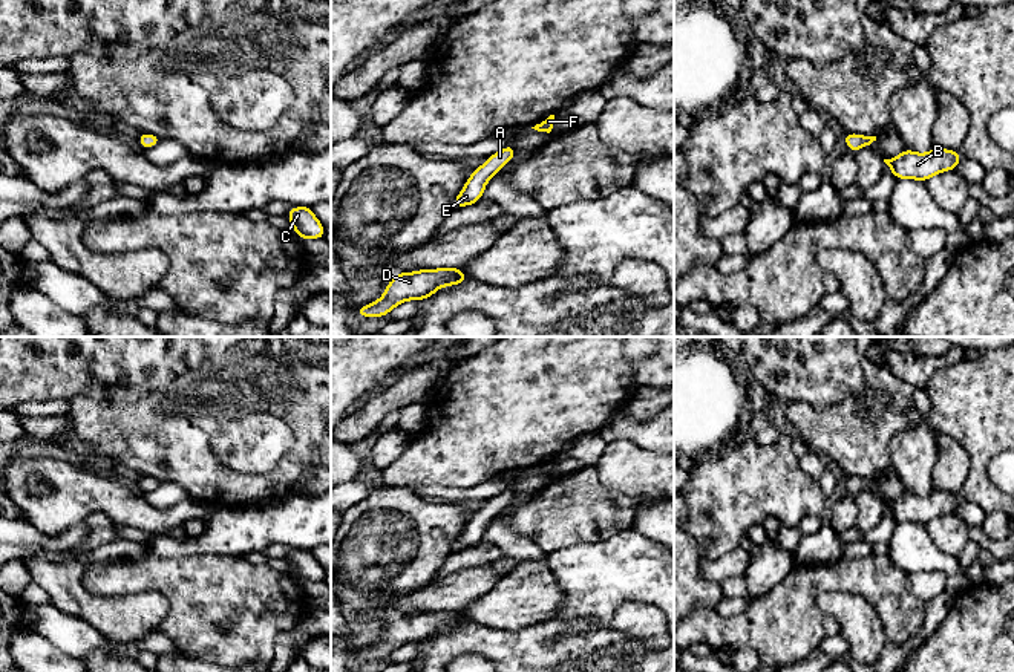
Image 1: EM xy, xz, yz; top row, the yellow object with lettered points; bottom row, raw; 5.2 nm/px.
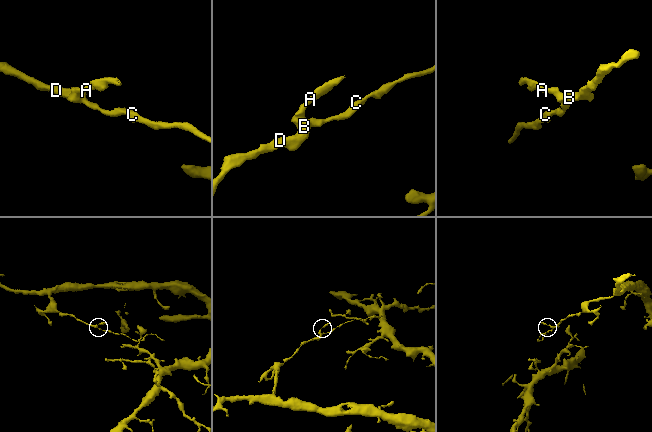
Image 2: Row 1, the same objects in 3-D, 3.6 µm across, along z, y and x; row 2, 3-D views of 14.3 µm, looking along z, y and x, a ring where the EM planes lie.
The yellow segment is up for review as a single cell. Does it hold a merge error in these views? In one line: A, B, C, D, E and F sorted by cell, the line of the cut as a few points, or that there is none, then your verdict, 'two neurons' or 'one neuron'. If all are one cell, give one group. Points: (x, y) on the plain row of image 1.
groups A B C D E F; cut none; one neuron

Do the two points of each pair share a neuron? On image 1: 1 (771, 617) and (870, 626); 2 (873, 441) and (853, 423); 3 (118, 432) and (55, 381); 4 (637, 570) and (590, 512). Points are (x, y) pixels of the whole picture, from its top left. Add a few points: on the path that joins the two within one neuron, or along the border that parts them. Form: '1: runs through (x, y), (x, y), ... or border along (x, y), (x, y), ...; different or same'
1: border along (821, 591), (817, 603), (835, 620), (838, 629); different
2: runs through (869, 438), (858, 427); same
3: border along (66, 398), (92, 397), (109, 401); different
4: border along (631, 527), (602, 539), (575, 544); different

